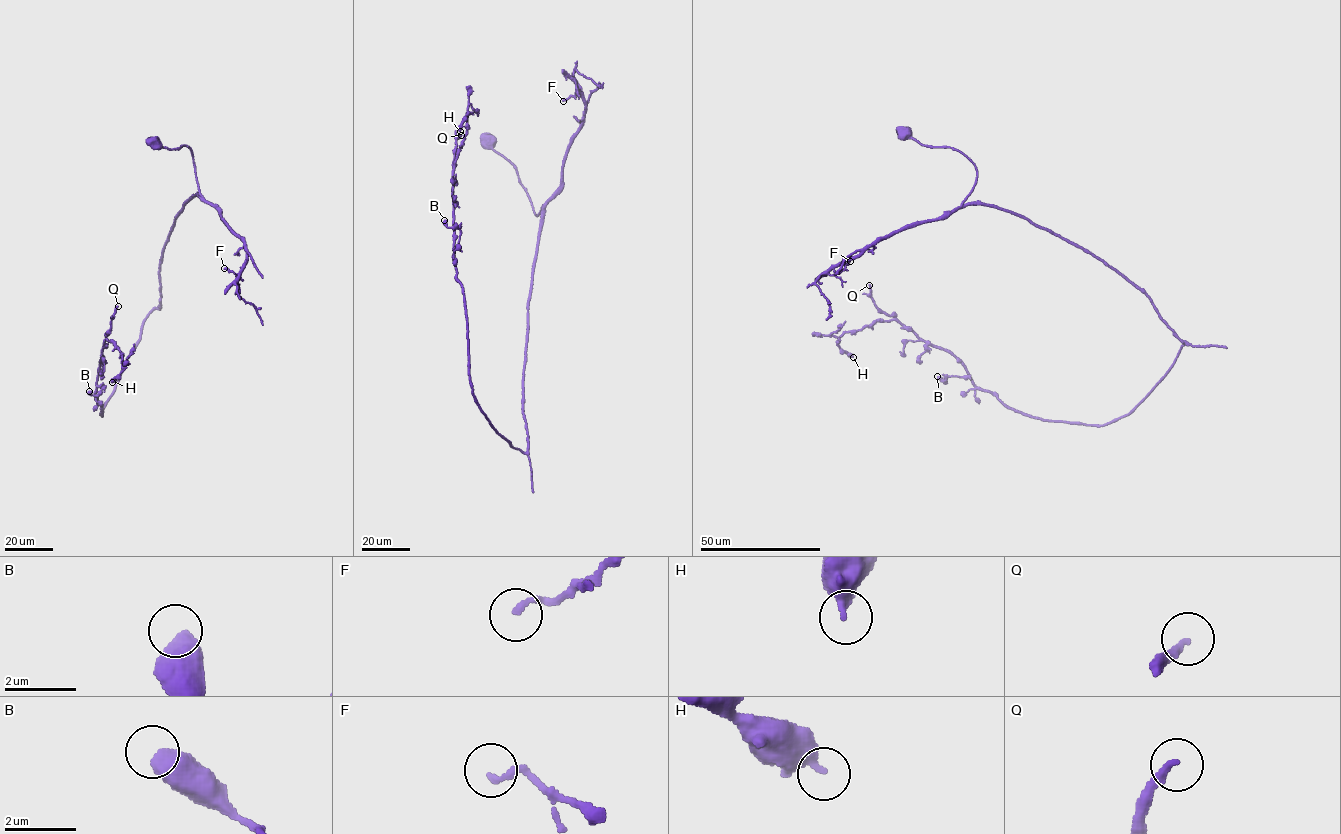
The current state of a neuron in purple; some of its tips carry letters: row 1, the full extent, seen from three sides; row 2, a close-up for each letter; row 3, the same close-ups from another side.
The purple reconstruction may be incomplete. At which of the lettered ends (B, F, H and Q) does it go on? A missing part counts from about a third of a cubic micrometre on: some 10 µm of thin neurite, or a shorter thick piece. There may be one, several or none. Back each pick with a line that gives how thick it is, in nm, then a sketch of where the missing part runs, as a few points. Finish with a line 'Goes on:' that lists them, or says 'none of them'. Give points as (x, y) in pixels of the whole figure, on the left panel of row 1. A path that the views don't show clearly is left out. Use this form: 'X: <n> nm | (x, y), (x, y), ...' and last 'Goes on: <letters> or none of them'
Q: 240 nm
Goes on: Q

